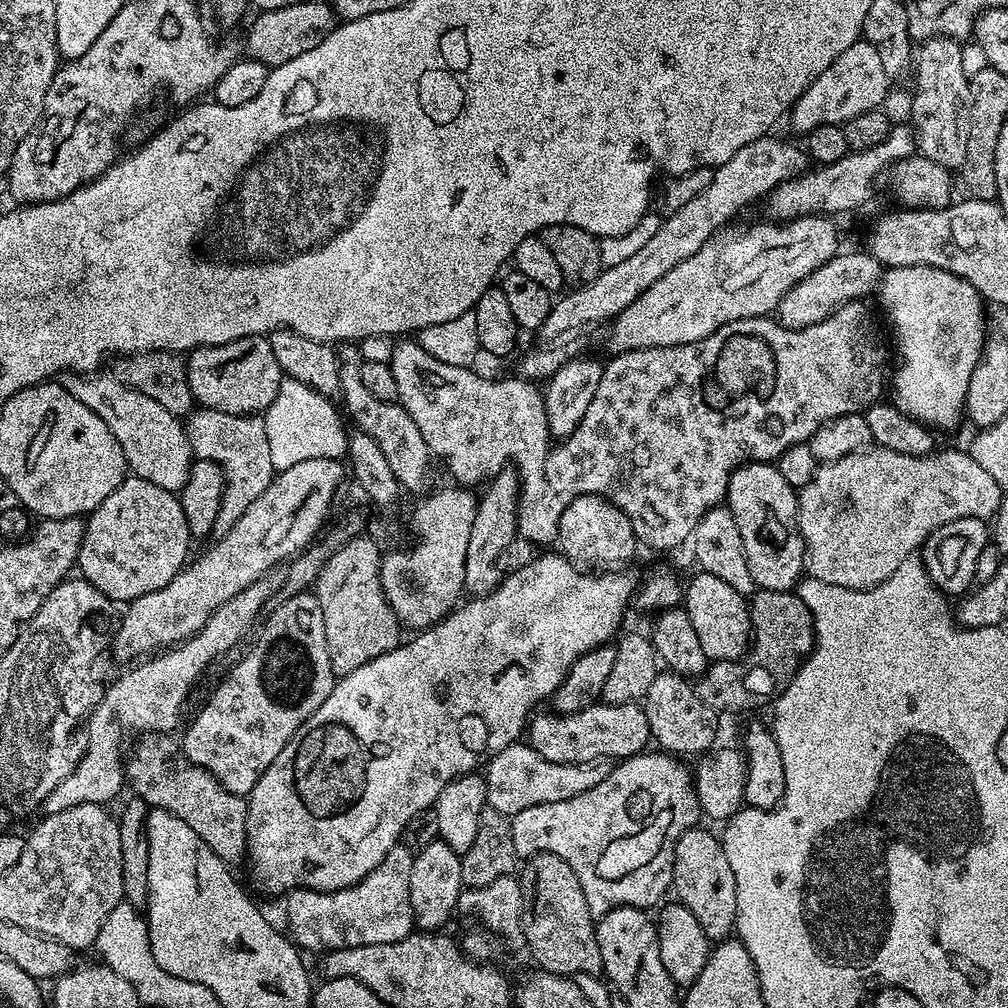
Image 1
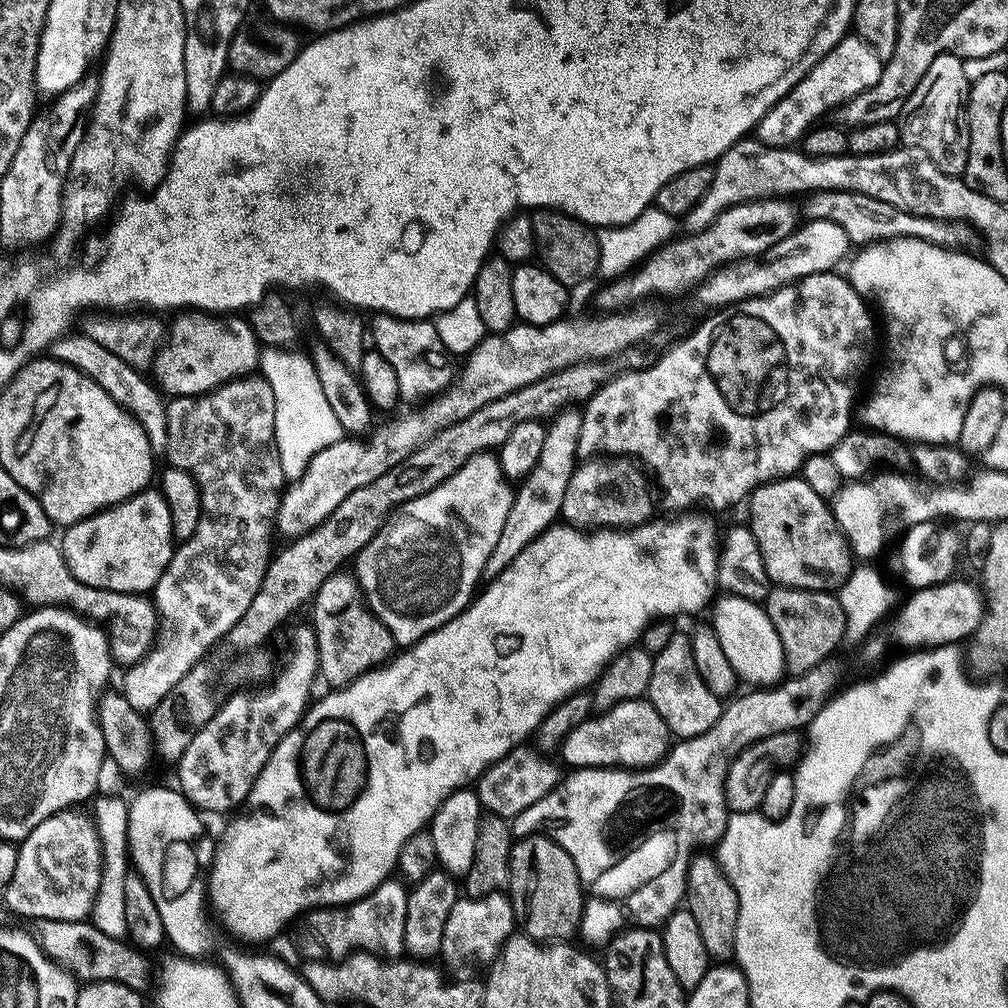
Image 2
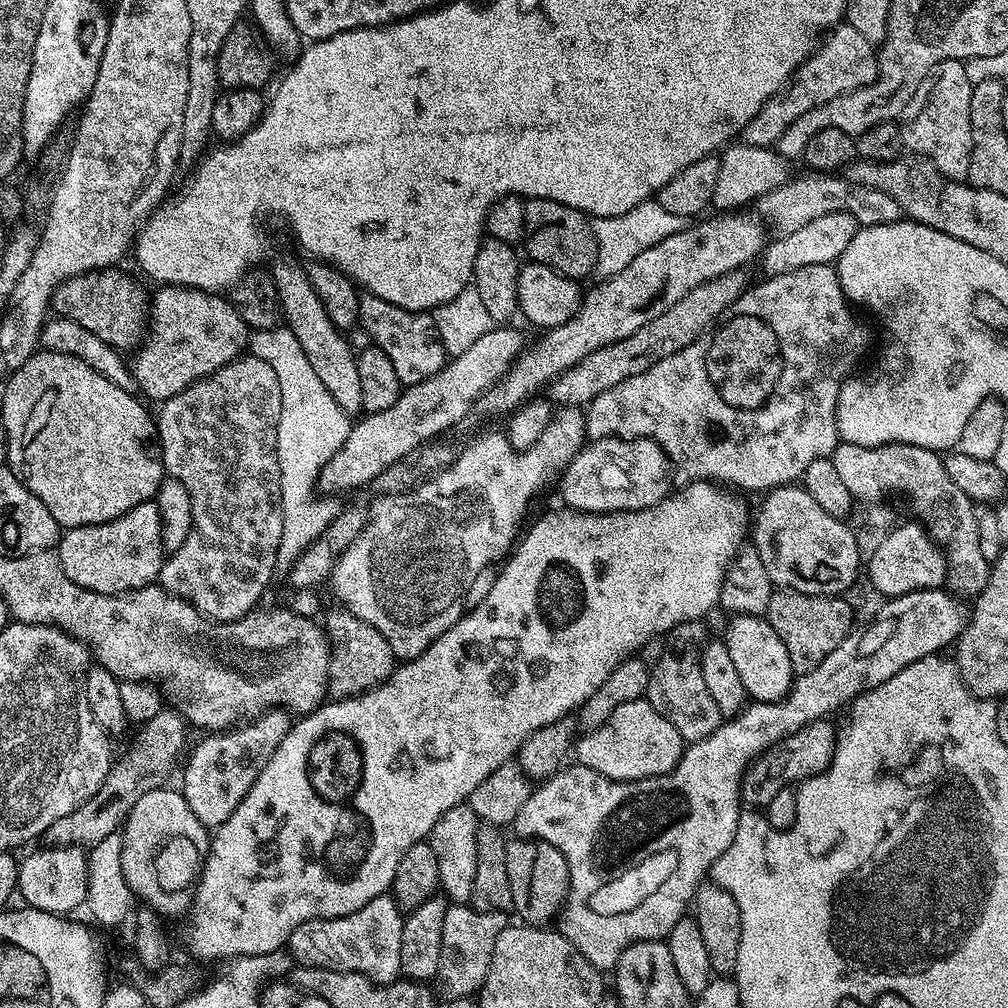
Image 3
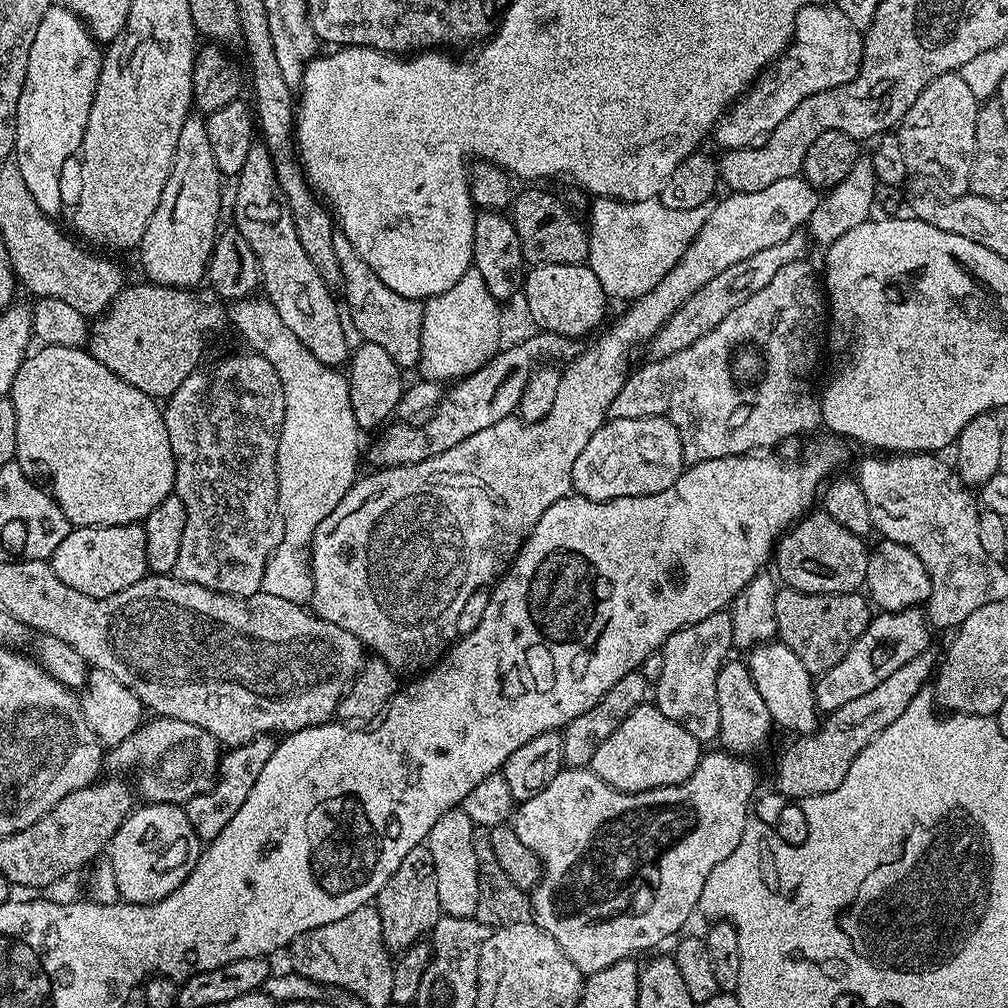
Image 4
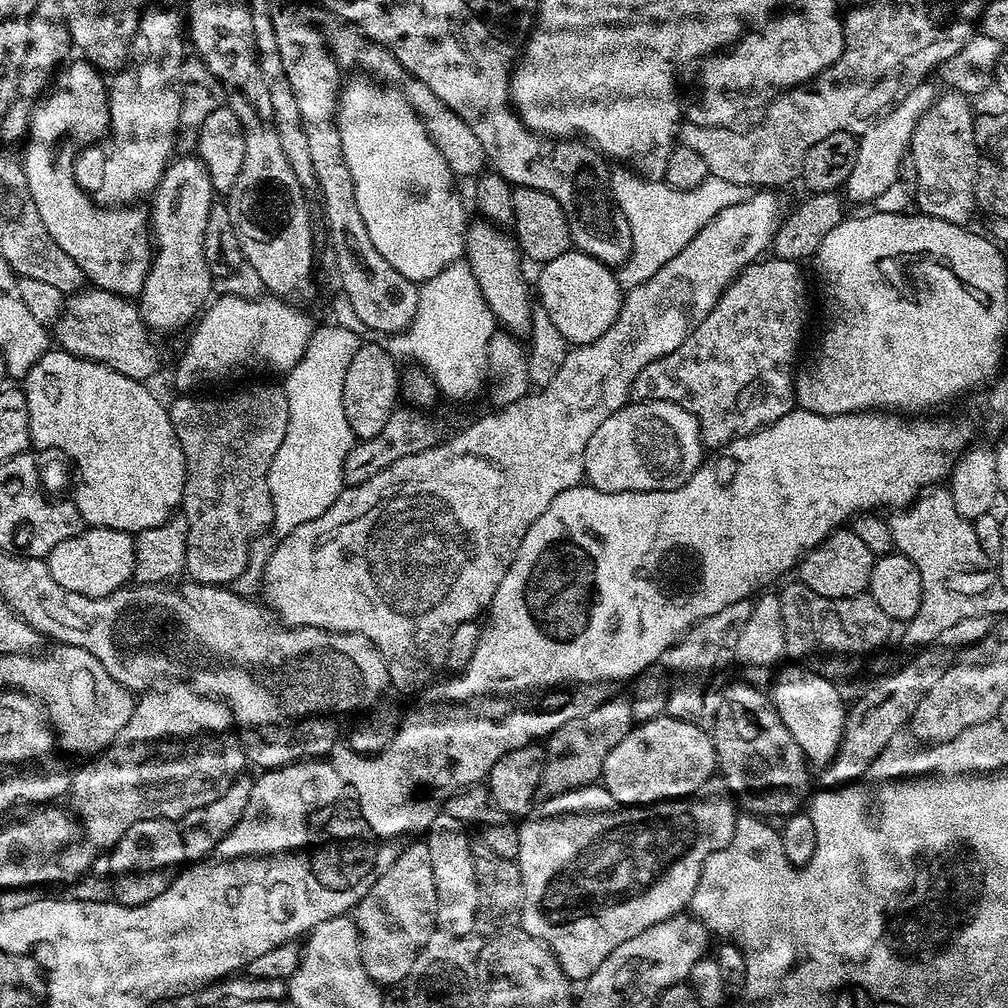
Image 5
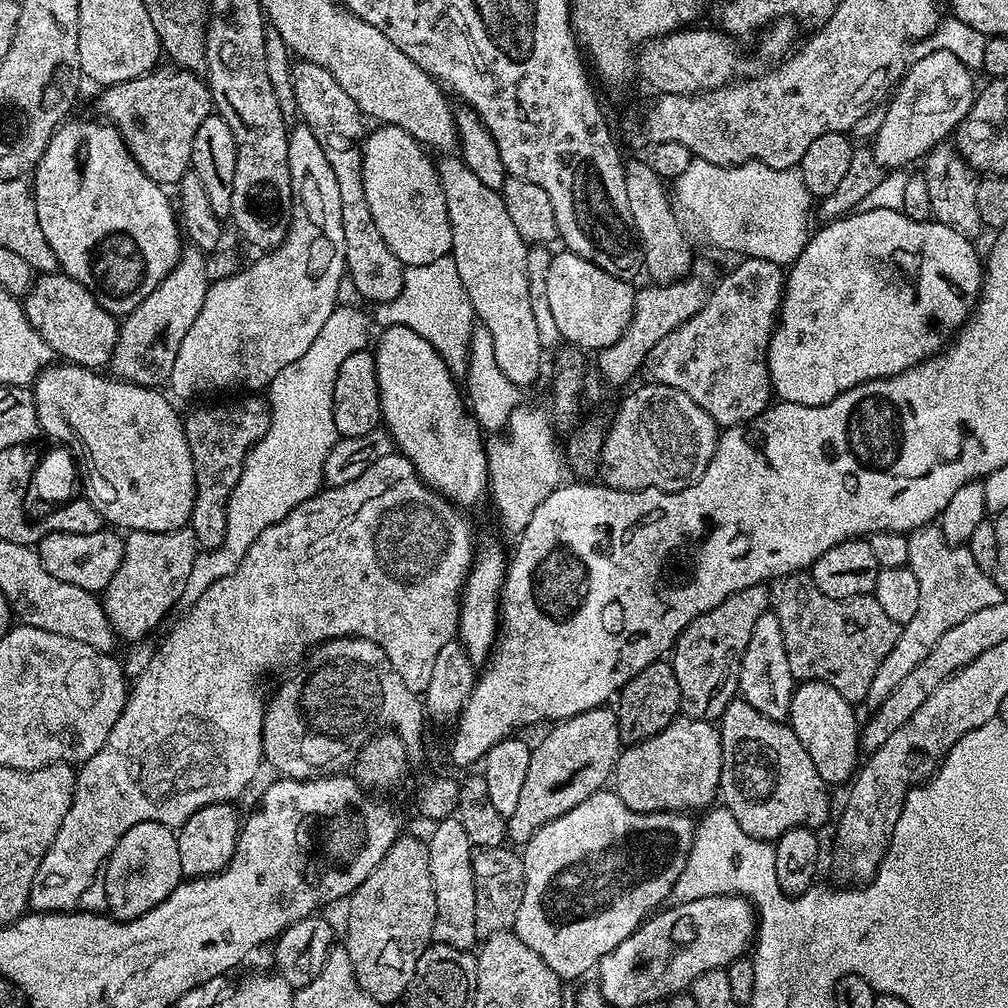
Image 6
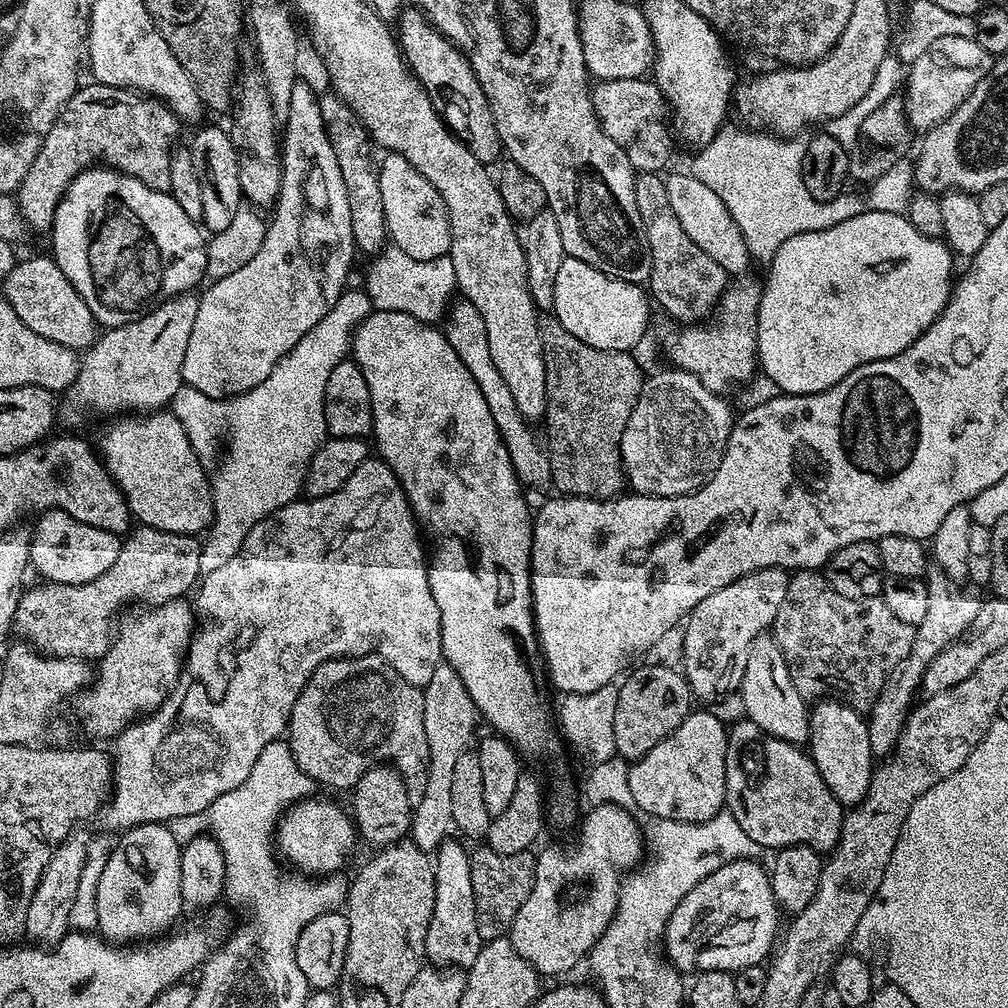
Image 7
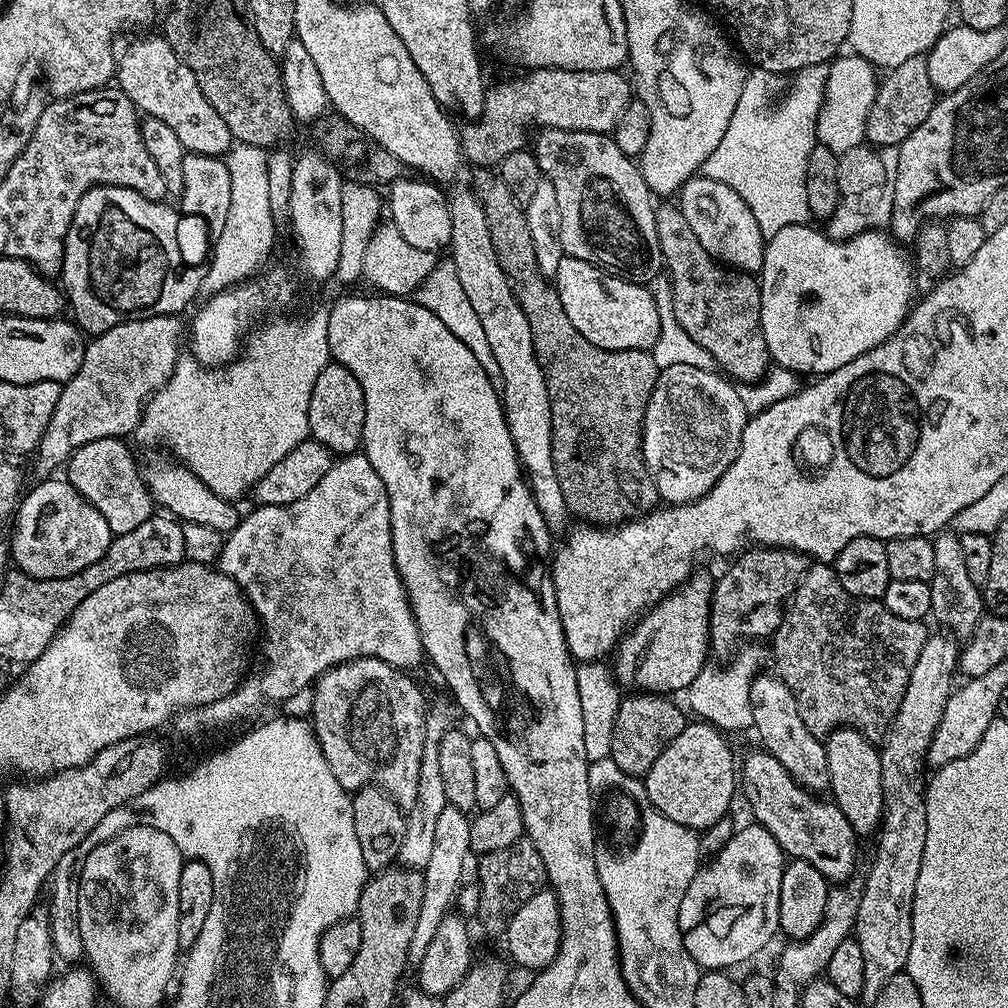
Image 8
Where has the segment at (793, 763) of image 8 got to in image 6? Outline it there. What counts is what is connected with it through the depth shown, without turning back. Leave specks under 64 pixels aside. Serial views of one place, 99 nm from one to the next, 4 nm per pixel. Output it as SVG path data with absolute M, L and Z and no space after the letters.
M769 610L758 618L754 634L750 634L750 642L740 663L738 692L747 704L758 710L758 714L784 722L791 712L793 691L794 681L790 674L790 662L786 658L786 642L782 642L782 626L775 611Z

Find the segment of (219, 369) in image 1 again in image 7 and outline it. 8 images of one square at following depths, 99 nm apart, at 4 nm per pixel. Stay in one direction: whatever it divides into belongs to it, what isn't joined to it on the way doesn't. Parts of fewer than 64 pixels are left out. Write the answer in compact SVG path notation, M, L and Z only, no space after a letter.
M51 255L32 256L17 262L2 281L2 294L14 314L18 314L34 334L42 334L42 338L50 338L50 342L85 350L97 340L98 325L94 314L90 314L90 306L82 302L82 294L70 286L70 278L62 274Z

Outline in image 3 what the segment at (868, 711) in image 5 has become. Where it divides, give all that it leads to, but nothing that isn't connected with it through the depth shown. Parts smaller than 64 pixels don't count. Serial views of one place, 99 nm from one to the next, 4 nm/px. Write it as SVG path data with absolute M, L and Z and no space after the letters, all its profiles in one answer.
M828 718L815 720L810 726L802 726L802 730L790 734L785 740L779 740L761 756L757 756L740 779L741 801L753 809L763 809L770 802L770 798L778 794L778 790L799 785L812 776L825 772L832 761L832 753L836 750L838 739L837 729L832 729L832 722Z

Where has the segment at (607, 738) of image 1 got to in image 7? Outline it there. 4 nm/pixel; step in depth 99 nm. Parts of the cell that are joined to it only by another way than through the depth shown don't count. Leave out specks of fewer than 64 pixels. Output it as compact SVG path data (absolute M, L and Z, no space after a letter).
M693 710L688 717L650 754L635 761L628 770L628 785L632 795L632 804L641 808L644 816L657 816L663 820L677 820L687 824L697 824L714 818L726 804L726 746L728 745L728 728L725 721L716 717L715 711Z

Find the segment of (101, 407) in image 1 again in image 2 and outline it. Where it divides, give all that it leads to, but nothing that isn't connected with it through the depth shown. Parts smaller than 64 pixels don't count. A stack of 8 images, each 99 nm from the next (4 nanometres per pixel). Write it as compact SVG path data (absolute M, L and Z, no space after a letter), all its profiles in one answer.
M69 334L61 340L56 340L50 349L51 359L61 360L63 364L76 368L83 376L88 376L100 386L115 404L120 405L140 425L153 453L163 453L168 447L168 431L166 430L168 409L161 389L147 375L135 372L133 368L126 366L122 358L114 358L110 350L98 346L98 342L91 340L87 334L76 335Z

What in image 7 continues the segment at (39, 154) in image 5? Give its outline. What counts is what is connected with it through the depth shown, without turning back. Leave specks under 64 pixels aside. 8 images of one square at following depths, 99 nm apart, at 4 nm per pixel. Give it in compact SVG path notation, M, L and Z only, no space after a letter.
M93 166L87 168L85 172L80 172L78 178L72 180L70 187L64 191L59 206L56 207L54 222L50 229L50 237L52 236L50 255L62 270L62 274L66 274L66 278L70 278L70 286L74 286L74 290L78 290L78 294L82 294L82 302L86 302L86 306L90 306L90 314L94 314L97 325L111 329L143 318L144 315L159 307L160 304L166 303L167 300L184 293L191 293L195 289L195 284L200 279L202 281L205 279L208 270L208 249L206 236L200 233L200 228L201 225L197 221L186 218L182 206L178 206L178 202L174 202L171 192L150 190L142 182L138 182L138 178L127 176L124 172L117 172L116 169L107 166Z

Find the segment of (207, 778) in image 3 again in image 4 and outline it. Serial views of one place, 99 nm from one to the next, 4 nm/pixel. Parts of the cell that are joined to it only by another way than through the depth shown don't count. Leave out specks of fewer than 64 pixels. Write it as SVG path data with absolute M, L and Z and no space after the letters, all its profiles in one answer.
M261 734L242 746L228 748L221 755L218 775L212 789L190 798L187 804L183 805L184 812L190 818L190 826L194 826L194 834L201 842L218 838L218 834L222 834L222 830L230 826L230 818L234 818L234 814L238 814L238 809L242 807L242 802L250 798L250 789L253 788L254 782L258 782L258 774L262 774L262 766L266 766L276 745L277 741L271 735Z

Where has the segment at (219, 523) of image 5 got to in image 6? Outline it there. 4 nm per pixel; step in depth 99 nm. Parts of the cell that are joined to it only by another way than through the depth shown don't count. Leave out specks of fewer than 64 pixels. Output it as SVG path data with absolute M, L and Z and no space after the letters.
M244 394L233 404L216 404L213 408L196 408L184 416L184 433L194 458L196 502L190 527L197 541L211 550L223 545L226 532L228 499L232 488L238 486L244 469L244 459L270 426L272 413L267 399L260 394Z

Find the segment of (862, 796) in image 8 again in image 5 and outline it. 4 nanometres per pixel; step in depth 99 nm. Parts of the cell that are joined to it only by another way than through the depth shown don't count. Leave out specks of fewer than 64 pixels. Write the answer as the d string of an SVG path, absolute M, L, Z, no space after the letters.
M803 666L788 667L792 668L781 667L771 681L772 706L778 714L778 718L782 718L786 730L790 730L794 742L798 742L798 746L802 746L804 759L817 766L829 764L842 742L846 700L844 704L839 690L836 689L839 687L820 673L812 672Z

